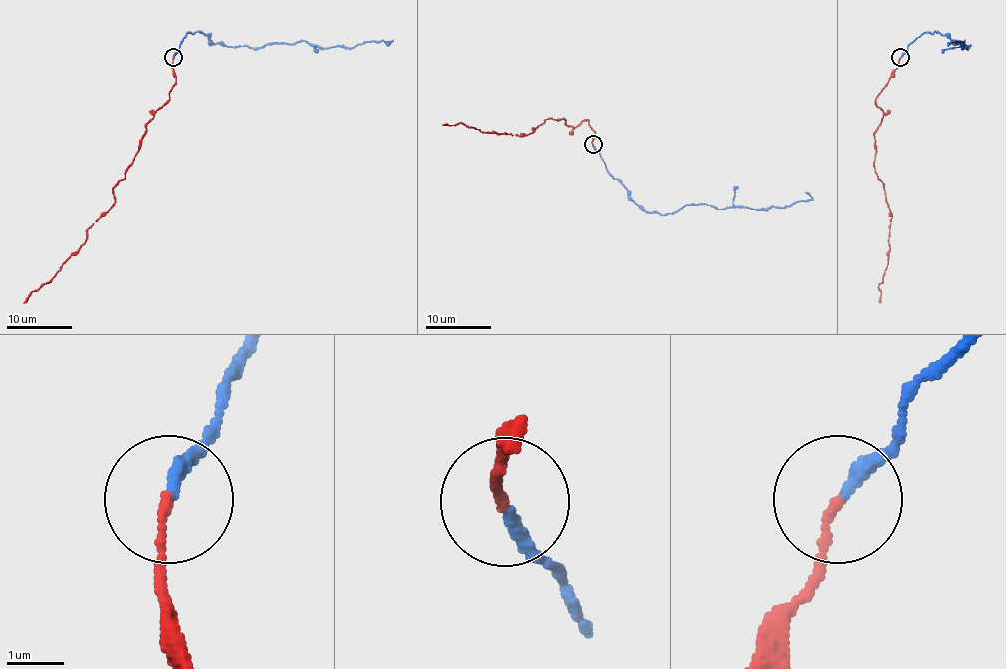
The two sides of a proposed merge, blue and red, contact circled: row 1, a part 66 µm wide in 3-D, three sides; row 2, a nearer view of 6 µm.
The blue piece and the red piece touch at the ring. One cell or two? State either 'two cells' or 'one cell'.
one cell

